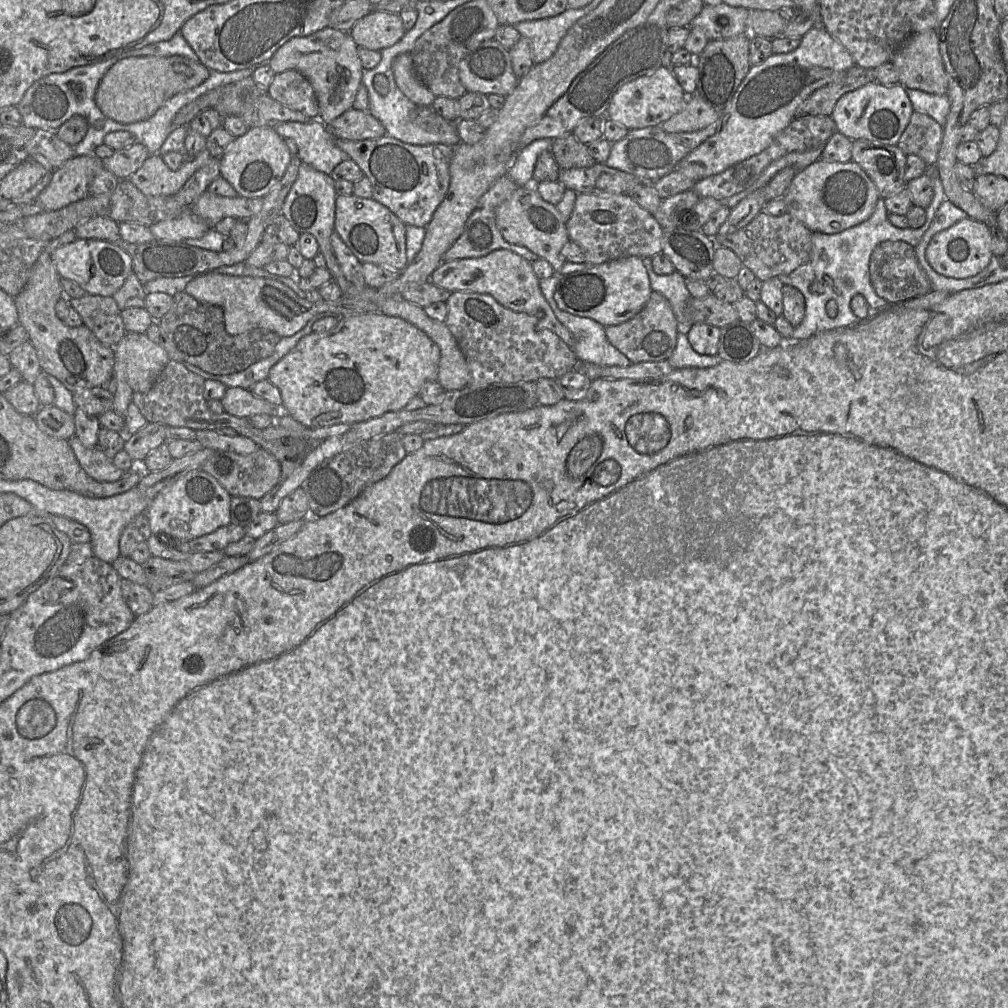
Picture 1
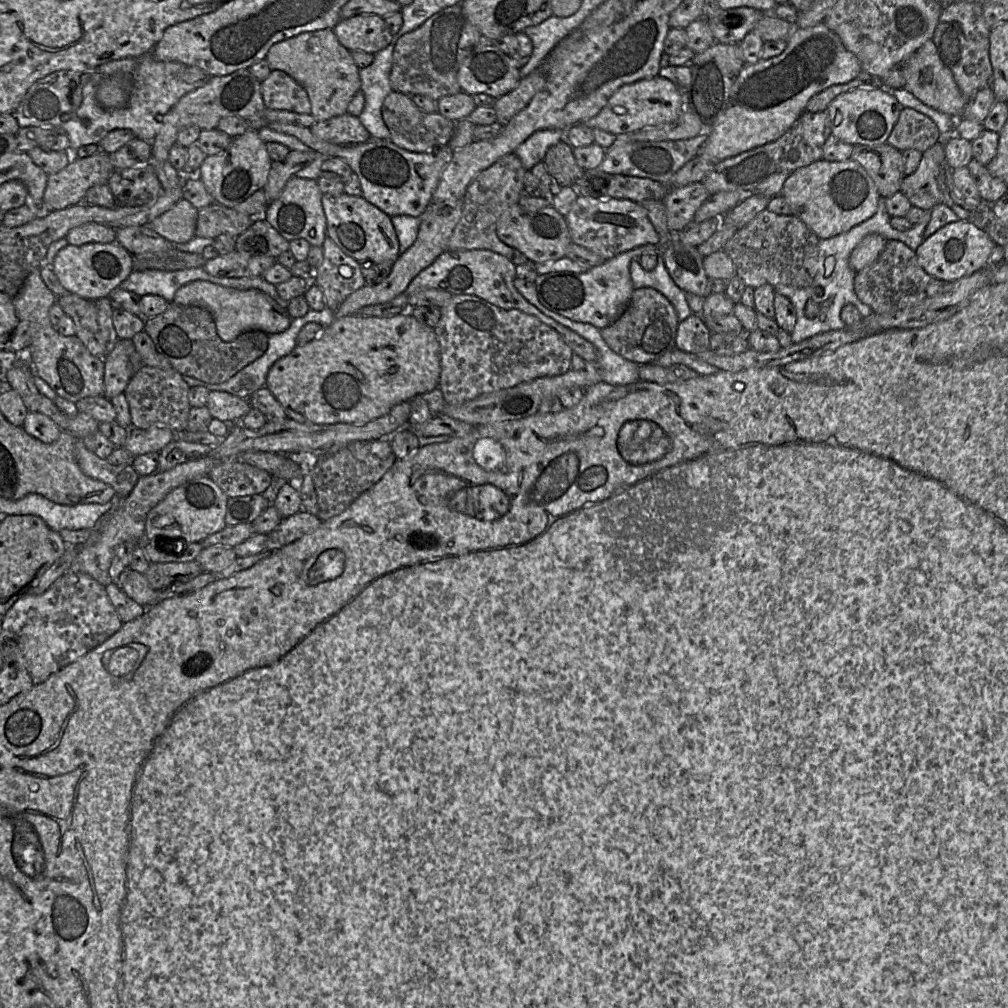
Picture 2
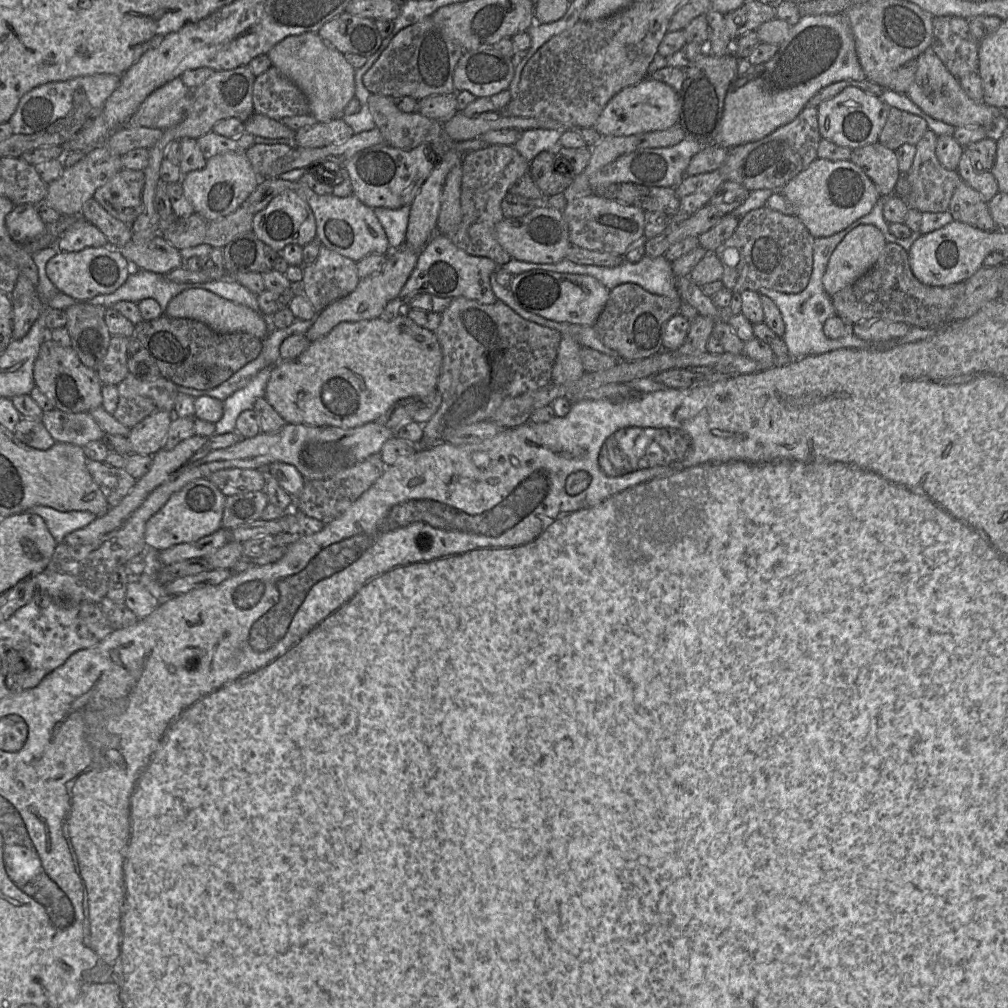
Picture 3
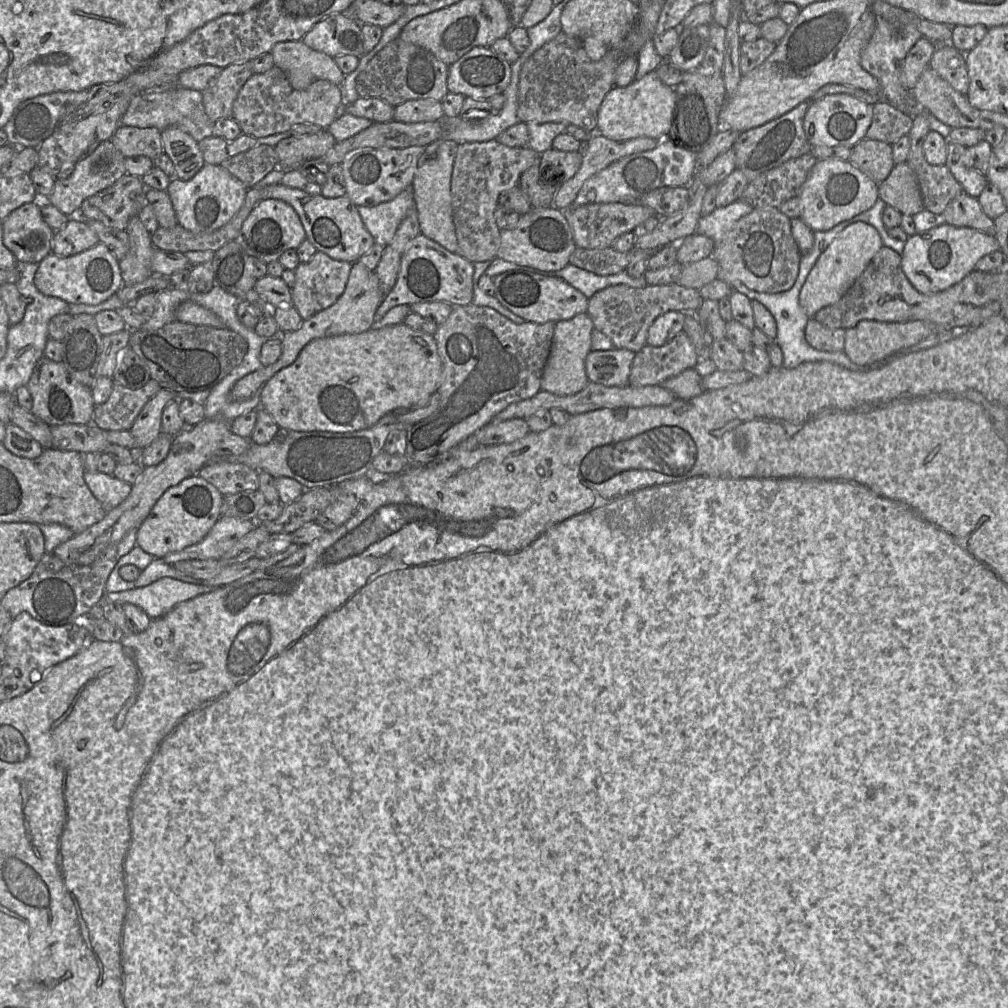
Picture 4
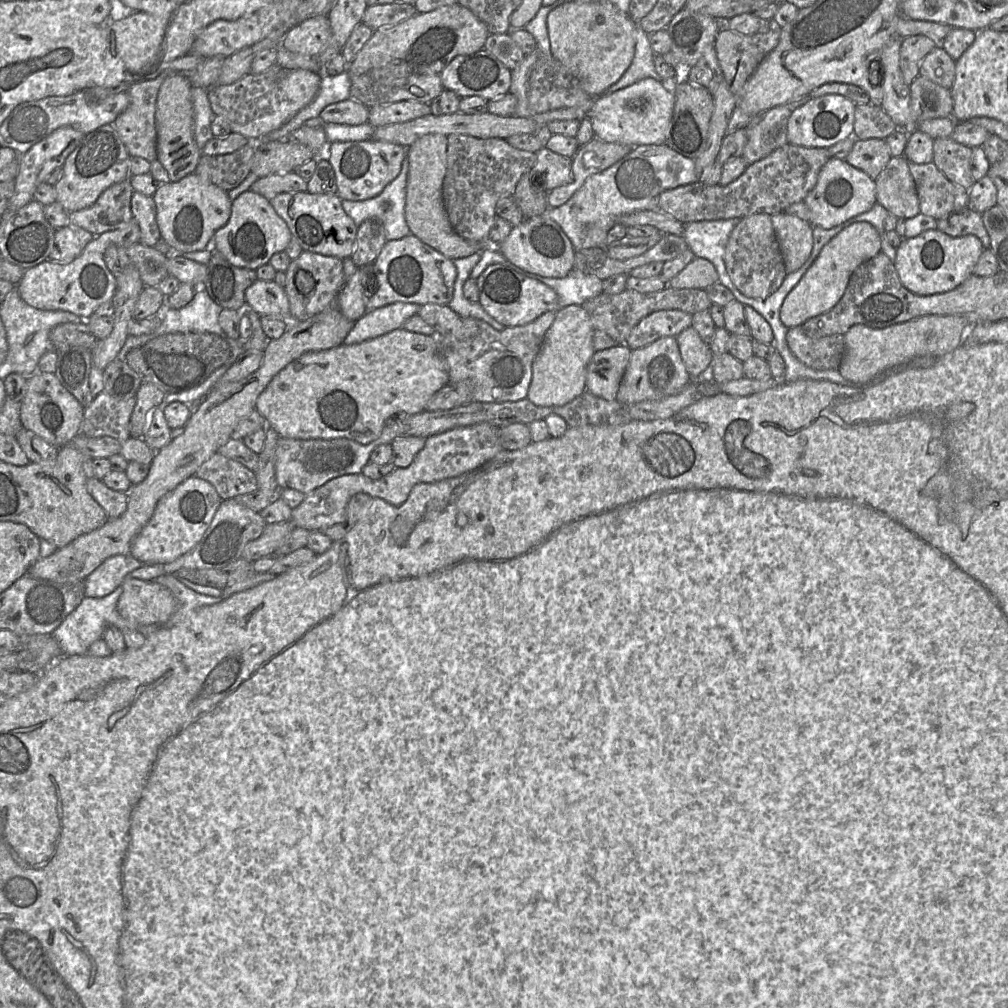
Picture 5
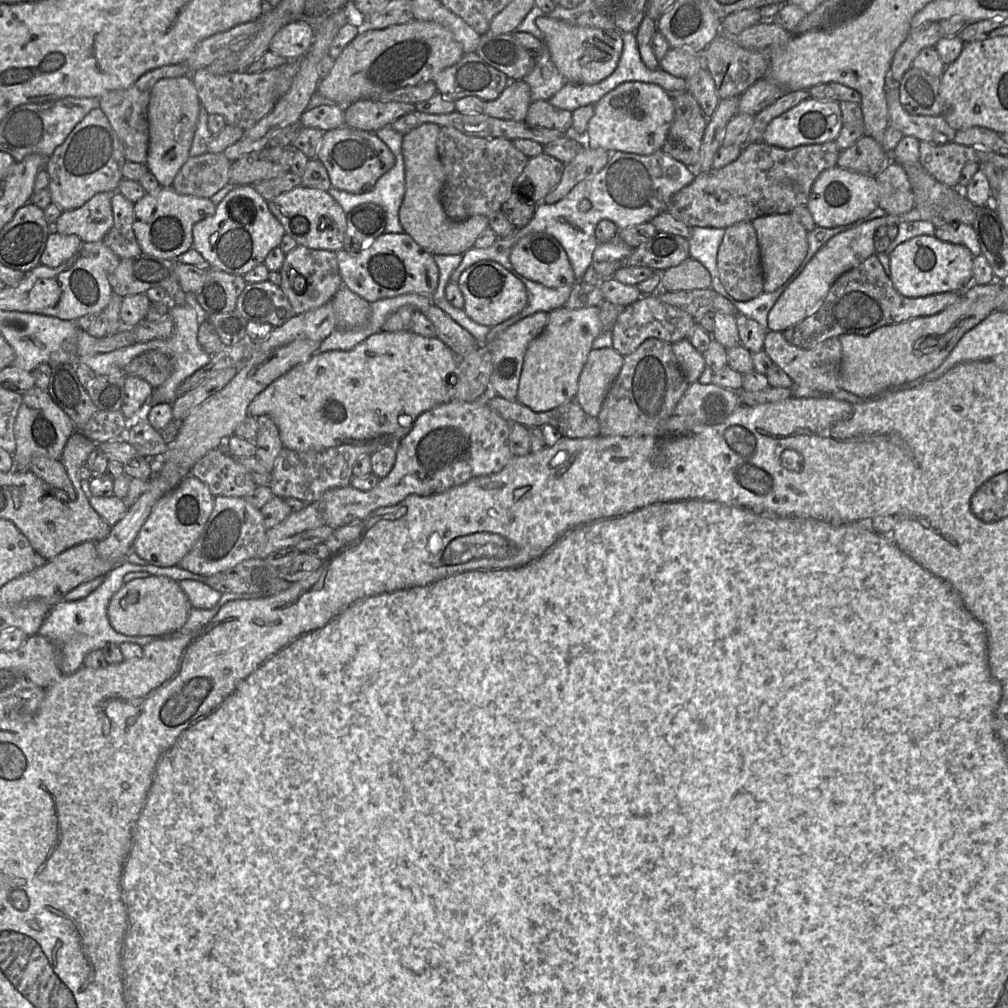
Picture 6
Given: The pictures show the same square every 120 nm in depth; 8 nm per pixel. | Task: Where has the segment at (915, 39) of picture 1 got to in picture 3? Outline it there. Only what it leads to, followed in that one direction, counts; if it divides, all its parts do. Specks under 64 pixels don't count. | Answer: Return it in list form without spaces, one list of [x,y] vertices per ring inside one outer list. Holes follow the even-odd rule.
[[[930,49],[917,57],[917,70],[908,91],[908,98],[933,119],[957,127],[983,127],[994,118],[1003,115],[996,107],[971,100],[955,78]]]

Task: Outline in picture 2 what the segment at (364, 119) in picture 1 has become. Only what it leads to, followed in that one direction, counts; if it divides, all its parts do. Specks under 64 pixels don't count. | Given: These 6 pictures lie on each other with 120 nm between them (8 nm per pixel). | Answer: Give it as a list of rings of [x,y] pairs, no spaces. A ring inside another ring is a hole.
[[[349,113],[317,121],[310,131],[321,140],[339,145],[360,144],[372,138],[359,117]]]

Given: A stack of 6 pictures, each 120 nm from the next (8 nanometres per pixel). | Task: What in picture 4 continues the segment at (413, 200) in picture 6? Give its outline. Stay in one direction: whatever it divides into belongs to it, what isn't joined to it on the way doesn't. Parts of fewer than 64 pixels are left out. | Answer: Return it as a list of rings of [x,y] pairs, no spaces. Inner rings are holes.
[[[443,137],[429,144],[425,153],[420,157],[420,163],[412,182],[420,234],[439,243],[452,253],[458,251],[451,195],[451,178],[458,145],[453,140]]]

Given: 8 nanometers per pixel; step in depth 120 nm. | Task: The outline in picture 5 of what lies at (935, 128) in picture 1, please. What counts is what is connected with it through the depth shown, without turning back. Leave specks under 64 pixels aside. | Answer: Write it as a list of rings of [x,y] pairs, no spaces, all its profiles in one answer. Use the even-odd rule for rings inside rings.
[[[855,105],[853,136],[855,139],[886,139],[898,127],[879,106]]]

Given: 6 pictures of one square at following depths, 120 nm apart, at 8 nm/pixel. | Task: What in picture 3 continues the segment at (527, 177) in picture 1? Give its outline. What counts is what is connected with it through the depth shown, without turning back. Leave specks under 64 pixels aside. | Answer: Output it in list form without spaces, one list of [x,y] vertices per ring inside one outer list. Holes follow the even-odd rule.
[[[529,129],[521,133],[514,148],[530,163],[539,153],[554,150],[567,129]]]

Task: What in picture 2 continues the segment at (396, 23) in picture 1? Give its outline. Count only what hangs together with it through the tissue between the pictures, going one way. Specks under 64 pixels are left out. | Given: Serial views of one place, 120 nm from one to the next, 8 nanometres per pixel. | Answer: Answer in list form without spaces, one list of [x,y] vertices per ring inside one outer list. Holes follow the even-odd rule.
[[[376,14],[341,19],[333,32],[349,51],[360,50],[370,54],[384,49],[393,39],[384,18]]]

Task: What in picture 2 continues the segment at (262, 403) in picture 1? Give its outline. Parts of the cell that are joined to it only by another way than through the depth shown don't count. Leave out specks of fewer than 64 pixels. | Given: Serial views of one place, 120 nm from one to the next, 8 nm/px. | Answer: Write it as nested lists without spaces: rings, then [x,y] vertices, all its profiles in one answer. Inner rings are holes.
[[[210,391],[205,405],[212,418],[226,423],[239,421],[252,408],[248,399],[224,391]]]

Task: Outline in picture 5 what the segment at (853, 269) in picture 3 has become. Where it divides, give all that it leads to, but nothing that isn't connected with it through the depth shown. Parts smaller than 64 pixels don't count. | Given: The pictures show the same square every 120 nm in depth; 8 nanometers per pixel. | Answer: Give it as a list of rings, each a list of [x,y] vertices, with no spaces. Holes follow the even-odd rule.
[[[857,222],[834,236],[821,250],[799,283],[785,297],[780,319],[788,327],[802,326],[808,319],[831,310],[843,296],[856,268],[881,252],[877,230],[868,222]]]

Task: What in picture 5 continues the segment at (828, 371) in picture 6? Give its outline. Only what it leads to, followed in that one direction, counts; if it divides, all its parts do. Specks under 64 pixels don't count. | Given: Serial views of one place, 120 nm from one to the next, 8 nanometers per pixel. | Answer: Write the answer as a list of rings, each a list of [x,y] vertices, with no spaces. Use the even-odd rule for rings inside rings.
[[[795,326],[788,329],[786,340],[791,352],[806,366],[816,370],[837,369],[845,352],[841,334],[812,338],[801,326]]]

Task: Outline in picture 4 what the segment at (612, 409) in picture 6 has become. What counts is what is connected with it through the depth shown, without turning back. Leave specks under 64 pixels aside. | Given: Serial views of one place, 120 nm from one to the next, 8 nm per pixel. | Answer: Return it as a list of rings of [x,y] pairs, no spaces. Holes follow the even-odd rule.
[[[683,331],[663,346],[645,345],[635,353],[629,384],[634,387],[661,385],[698,364],[695,347]]]

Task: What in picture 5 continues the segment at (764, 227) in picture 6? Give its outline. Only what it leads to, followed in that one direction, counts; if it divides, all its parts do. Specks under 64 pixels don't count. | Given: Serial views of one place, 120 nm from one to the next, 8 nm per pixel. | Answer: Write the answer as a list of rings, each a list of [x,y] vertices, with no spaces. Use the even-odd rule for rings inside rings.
[[[785,212],[771,215],[787,275],[798,270],[809,258],[813,248],[813,226]]]

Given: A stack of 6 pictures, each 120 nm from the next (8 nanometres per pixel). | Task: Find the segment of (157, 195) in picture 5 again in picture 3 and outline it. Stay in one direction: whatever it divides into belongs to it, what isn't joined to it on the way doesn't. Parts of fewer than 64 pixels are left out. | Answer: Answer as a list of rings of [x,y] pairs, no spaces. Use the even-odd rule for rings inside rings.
[[[242,151],[226,152],[209,158],[202,169],[183,175],[181,184],[194,212],[207,219],[216,219],[240,207],[260,181],[246,156],[246,151]]]

